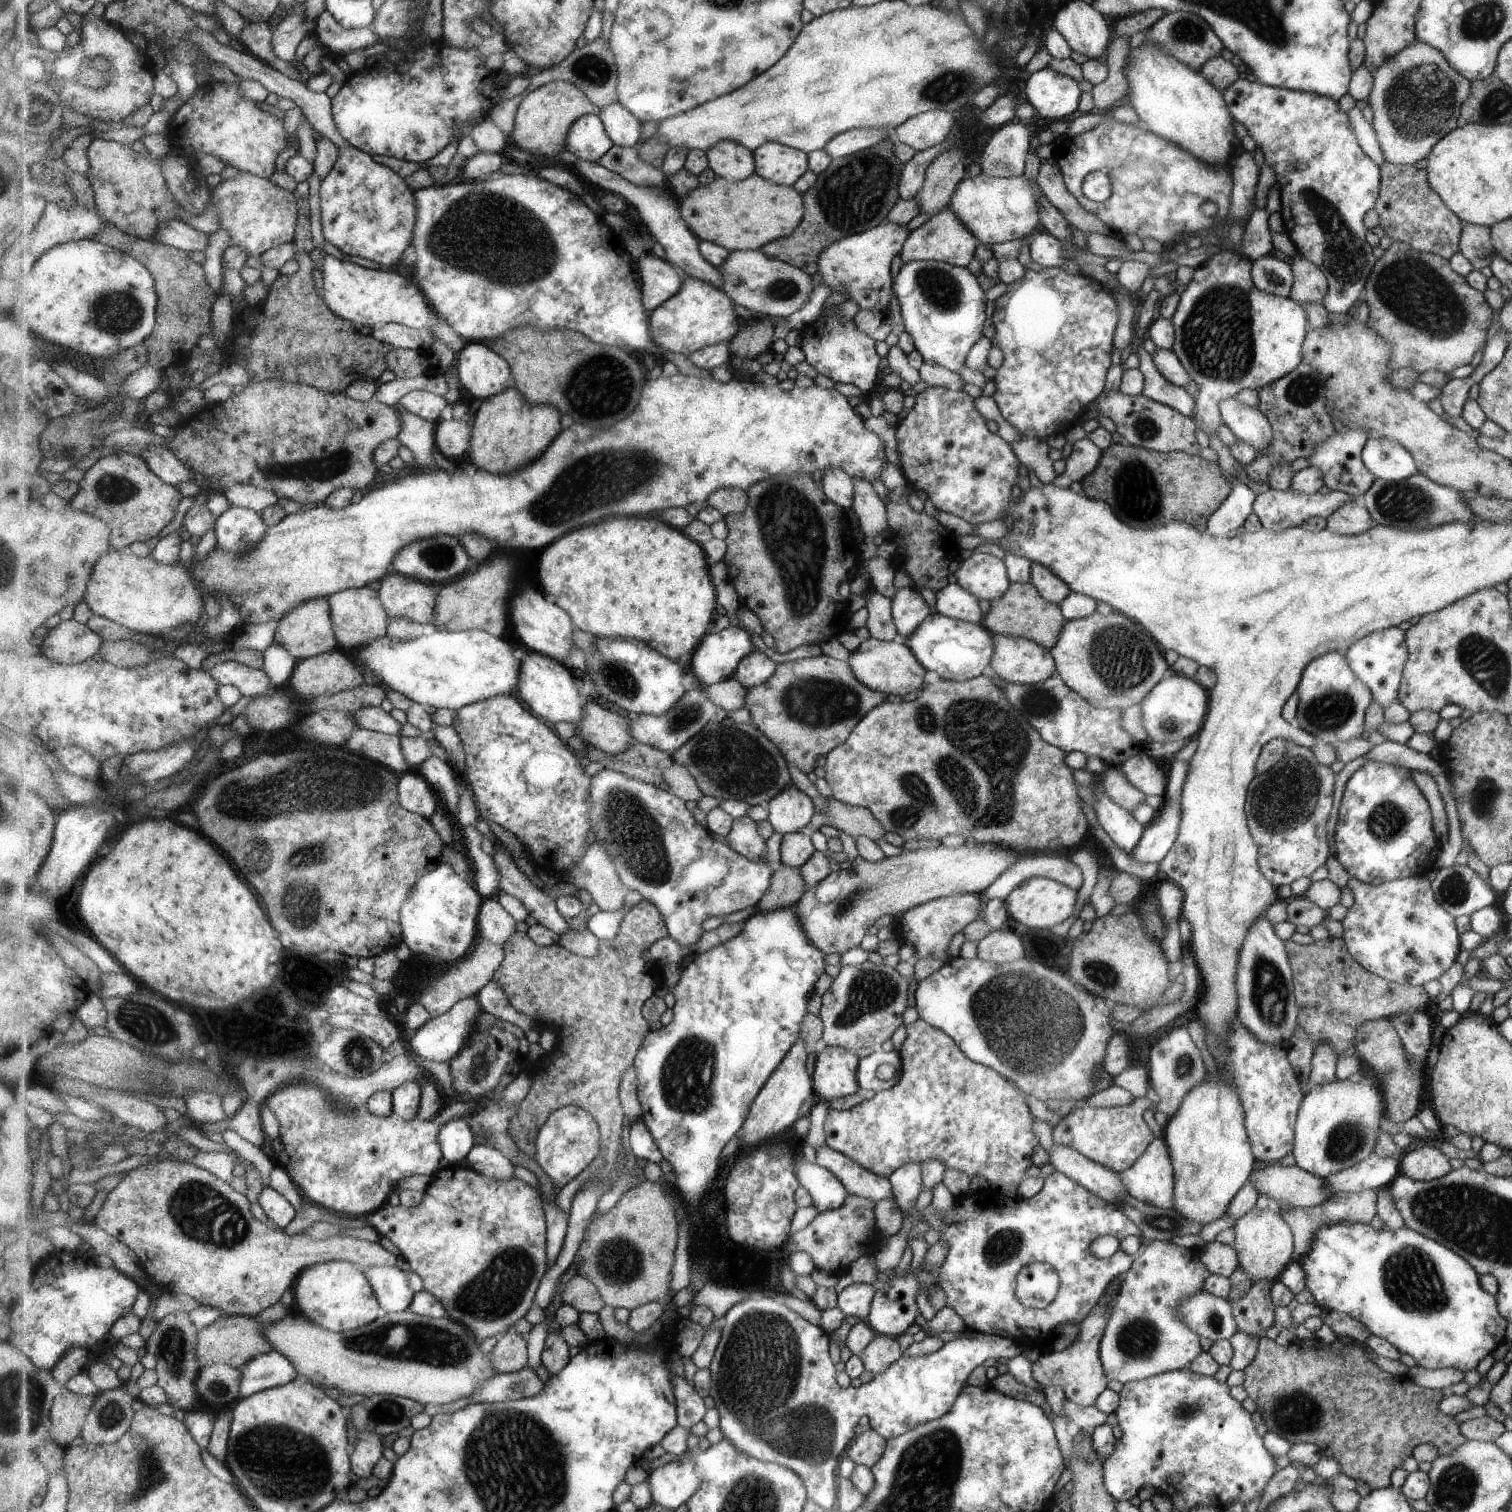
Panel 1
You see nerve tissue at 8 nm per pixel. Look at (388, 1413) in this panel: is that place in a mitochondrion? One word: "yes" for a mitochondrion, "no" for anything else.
yes

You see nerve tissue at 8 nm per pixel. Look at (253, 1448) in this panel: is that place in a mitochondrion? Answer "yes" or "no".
yes

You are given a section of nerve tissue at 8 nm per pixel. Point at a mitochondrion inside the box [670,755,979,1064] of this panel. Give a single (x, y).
(871, 991)

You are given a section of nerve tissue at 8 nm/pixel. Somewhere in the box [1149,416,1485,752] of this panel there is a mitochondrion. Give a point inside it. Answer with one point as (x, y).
(1409, 505)

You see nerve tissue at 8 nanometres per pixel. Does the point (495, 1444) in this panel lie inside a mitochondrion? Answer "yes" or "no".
yes

